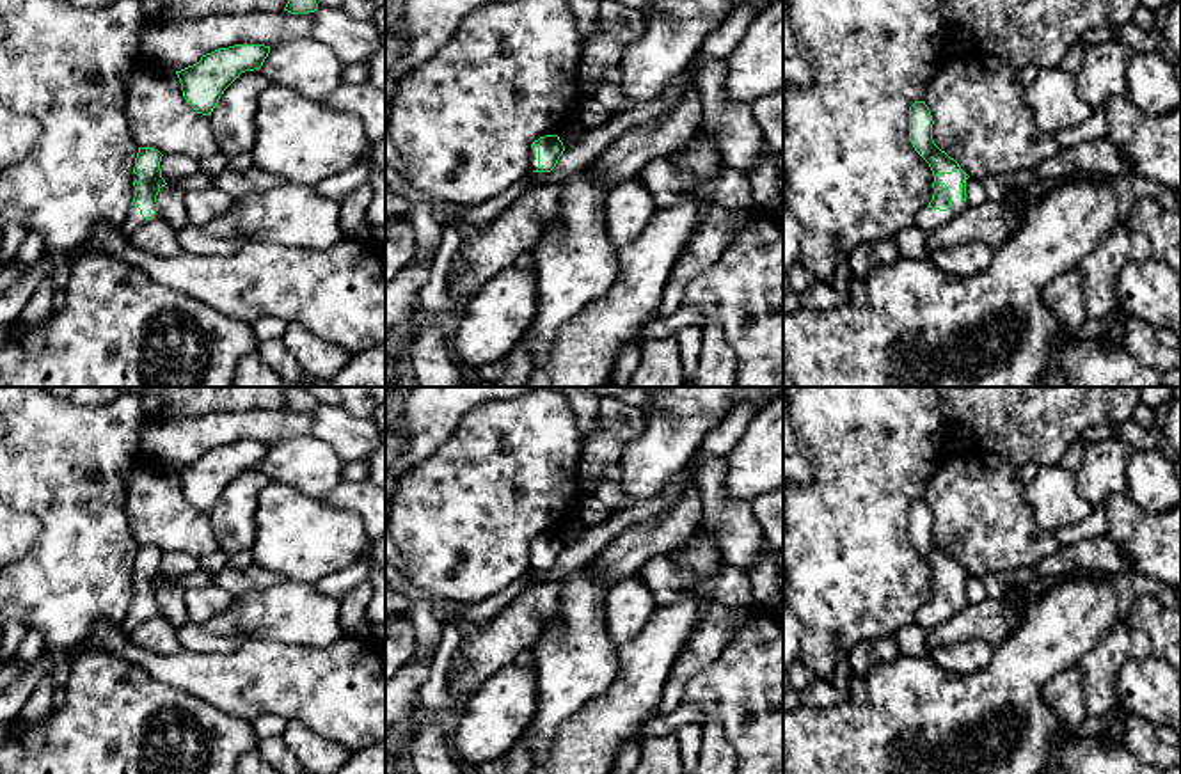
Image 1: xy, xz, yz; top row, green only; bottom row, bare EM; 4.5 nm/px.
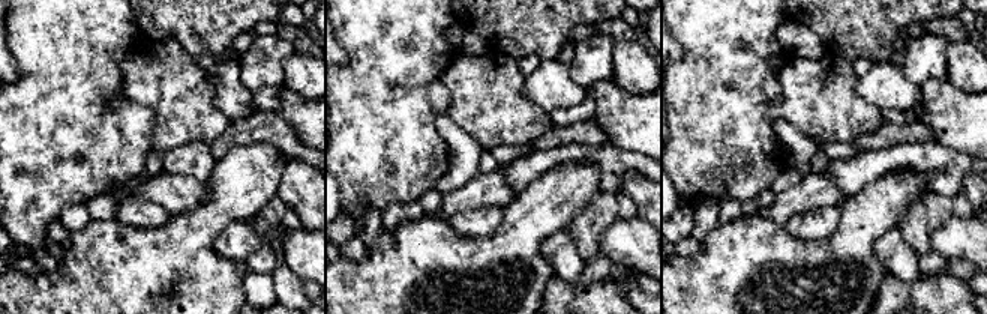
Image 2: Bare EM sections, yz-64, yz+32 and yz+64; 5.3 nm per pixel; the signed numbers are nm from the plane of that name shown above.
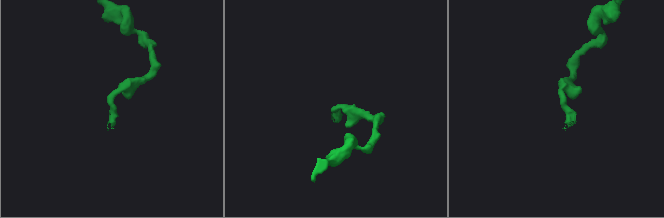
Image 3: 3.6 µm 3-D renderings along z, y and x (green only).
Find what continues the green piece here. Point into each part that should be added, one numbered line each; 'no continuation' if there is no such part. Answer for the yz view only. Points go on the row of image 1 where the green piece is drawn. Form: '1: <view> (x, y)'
1: yz (927, 219)

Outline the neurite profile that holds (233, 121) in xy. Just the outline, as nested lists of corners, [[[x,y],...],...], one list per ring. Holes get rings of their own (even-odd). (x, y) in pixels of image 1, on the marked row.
[[[259,69],[245,71],[220,96],[210,124],[222,154],[236,156],[252,149],[259,96],[268,85]]]

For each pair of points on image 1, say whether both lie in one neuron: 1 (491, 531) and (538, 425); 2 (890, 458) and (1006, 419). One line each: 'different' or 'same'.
1: same
2: different

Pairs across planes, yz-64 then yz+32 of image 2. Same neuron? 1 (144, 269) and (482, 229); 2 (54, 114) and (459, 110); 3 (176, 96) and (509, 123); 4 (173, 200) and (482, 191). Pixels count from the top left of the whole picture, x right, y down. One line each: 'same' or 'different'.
1: different
2: different
3: same
4: same

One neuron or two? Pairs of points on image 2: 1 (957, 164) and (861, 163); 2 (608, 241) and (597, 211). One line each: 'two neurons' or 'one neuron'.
1: one neuron
2: two neurons

